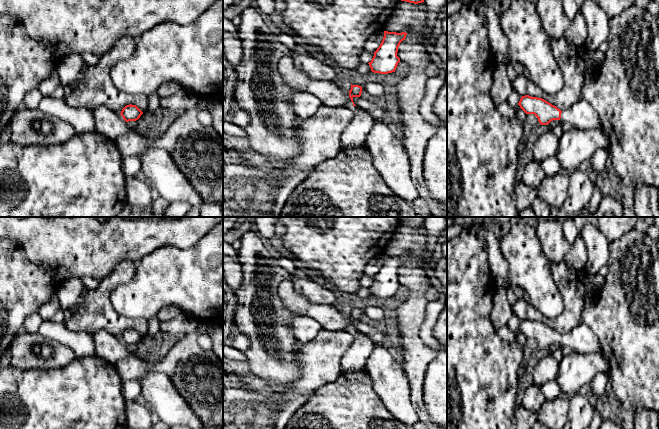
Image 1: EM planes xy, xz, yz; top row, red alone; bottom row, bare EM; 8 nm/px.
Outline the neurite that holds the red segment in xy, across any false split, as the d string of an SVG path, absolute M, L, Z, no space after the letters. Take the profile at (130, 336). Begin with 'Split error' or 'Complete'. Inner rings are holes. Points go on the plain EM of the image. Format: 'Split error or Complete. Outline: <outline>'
Complete. Outline: M130 328L126 329L120 338L126 346L129 346L138 344L143 336L136 329Z

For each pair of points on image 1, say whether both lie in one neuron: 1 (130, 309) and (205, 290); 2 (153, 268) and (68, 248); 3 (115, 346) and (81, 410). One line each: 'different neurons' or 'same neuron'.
1: same neuron
2: different neurons
3: different neurons

